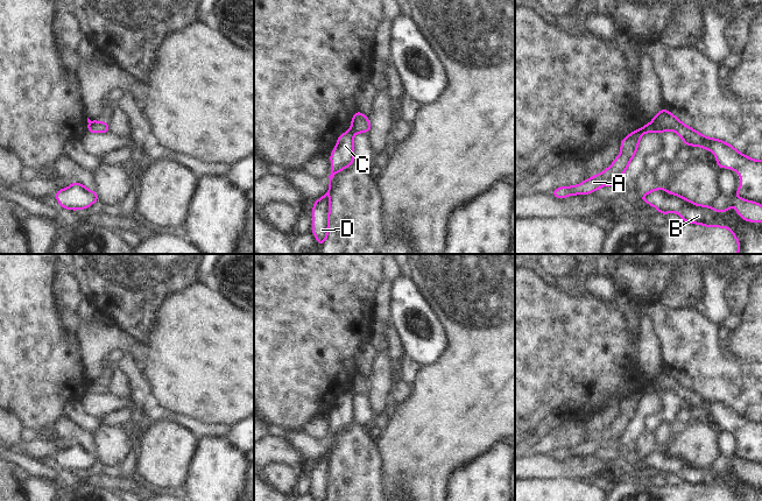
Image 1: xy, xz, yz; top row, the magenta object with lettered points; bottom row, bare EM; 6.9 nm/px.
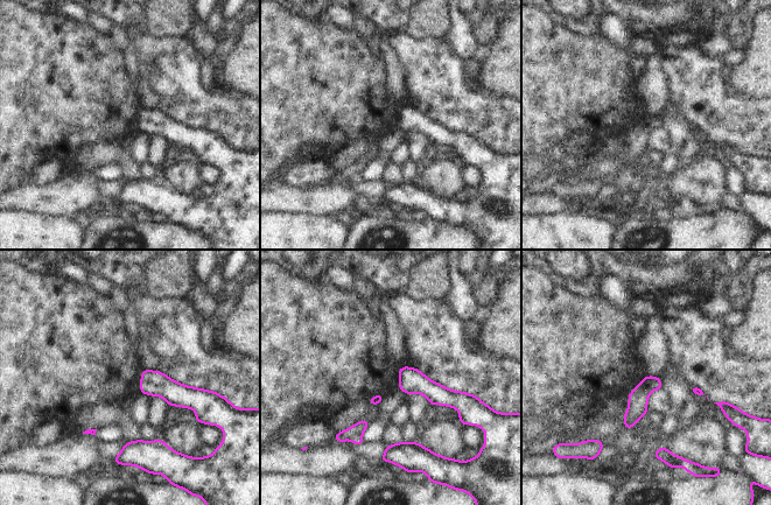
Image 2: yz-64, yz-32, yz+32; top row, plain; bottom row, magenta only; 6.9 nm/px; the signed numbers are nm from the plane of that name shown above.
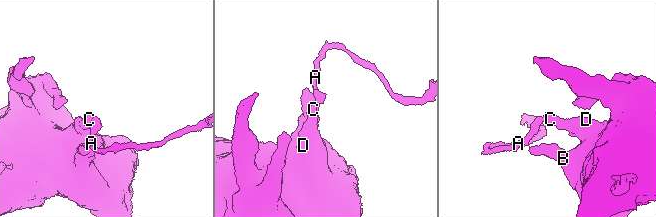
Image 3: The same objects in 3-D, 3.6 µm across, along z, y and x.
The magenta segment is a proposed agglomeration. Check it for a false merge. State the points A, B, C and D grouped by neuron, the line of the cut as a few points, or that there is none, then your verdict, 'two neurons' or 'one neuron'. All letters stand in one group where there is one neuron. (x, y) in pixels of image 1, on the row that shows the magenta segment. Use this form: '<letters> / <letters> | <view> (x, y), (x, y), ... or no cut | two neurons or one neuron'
A / B C D | yz (650, 122), (654, 131) | two neurons

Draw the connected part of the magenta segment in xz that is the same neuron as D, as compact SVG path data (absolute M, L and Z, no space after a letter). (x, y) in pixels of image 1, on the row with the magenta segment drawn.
M347 130L338 137L337 146L330 154L332 172L329 176L329 190L319 200L313 202L312 233L320 246L323 246L329 235L331 181L337 172L344 170L354 162L353 137L354 134L351 130Z

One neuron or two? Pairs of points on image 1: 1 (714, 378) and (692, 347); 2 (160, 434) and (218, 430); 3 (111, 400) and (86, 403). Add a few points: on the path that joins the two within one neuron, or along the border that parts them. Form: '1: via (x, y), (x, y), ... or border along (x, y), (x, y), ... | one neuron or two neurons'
1: via (707, 371), (692, 354) | one neuron
2: border along (166, 418), (174, 420), (190, 431) | two neurons
3: via (105, 403), (92, 403) | one neuron

